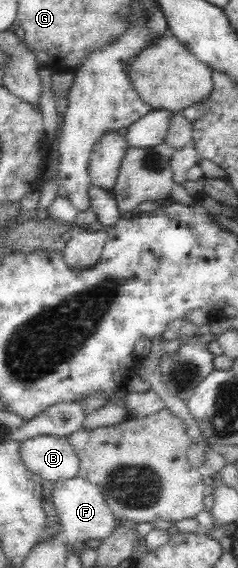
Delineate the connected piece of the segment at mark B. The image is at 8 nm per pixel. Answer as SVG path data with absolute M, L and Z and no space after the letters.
M41 434L21 441L19 451L25 466L49 482L77 478L81 468L77 453L65 437Z

